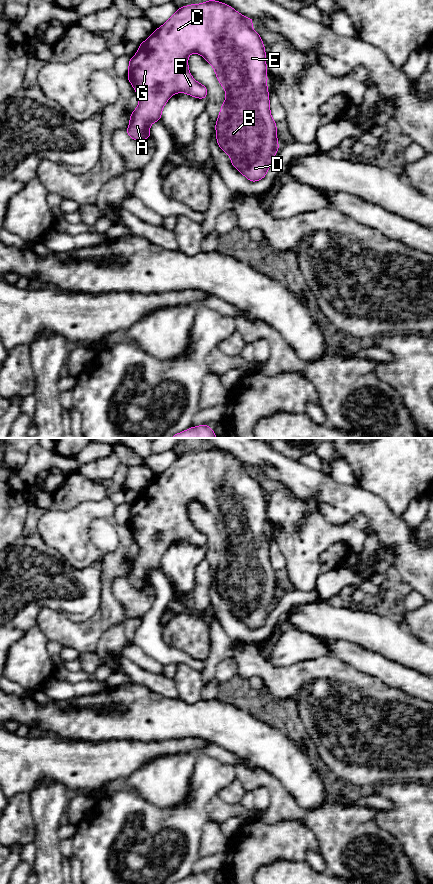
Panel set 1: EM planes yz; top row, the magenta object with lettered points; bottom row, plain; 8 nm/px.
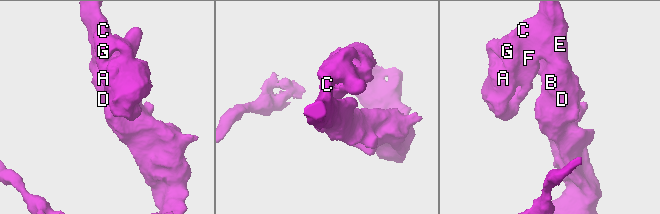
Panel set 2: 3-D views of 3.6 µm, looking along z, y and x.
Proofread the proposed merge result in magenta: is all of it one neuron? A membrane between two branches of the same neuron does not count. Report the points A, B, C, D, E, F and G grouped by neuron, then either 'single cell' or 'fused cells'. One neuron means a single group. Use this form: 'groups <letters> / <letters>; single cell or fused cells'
groups A B C D E F G; single cell

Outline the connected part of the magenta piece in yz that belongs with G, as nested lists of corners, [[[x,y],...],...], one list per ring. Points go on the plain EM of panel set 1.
[[[212,447],[201,452],[180,455],[160,476],[155,477],[139,492],[137,501],[129,507],[127,527],[139,544],[139,552],[130,562],[129,575],[125,580],[135,589],[152,586],[149,580],[151,572],[161,568],[164,553],[175,541],[186,541],[194,546],[206,547],[207,535],[198,531],[188,516],[189,503],[198,501],[213,514],[217,528],[226,541],[215,572],[219,595],[230,604],[231,612],[250,630],[263,627],[272,612],[272,605],[277,602],[280,594],[277,588],[277,571],[272,567],[270,560],[266,500],[260,483],[252,477],[254,468],[244,465],[230,453]]]

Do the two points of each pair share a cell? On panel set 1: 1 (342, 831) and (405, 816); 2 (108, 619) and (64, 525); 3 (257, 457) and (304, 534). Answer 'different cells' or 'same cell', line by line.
1: different cells
2: same cell
3: different cells

